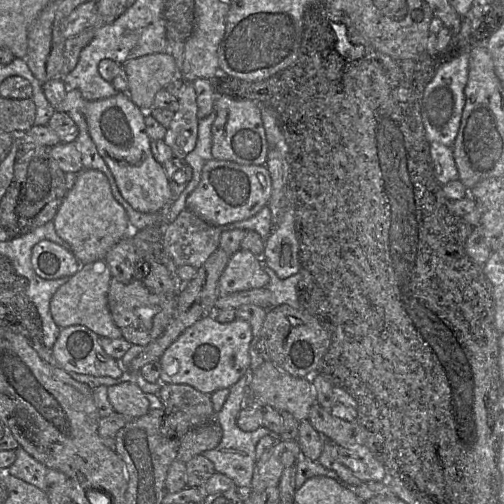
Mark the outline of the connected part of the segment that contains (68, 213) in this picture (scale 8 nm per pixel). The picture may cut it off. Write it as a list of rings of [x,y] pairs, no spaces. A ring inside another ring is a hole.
[[[97,170],[77,174],[74,187],[68,191],[53,223],[58,236],[67,242],[81,264],[105,260],[107,252],[121,239],[131,237],[131,224],[125,209],[114,198],[107,177]]]

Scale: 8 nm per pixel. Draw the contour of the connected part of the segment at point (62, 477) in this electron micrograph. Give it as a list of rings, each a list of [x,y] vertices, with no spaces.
[[[23,448],[15,450],[16,460],[7,469],[7,472],[29,484],[47,491],[53,484],[61,483],[69,479],[67,475],[55,469],[51,469],[37,461]]]

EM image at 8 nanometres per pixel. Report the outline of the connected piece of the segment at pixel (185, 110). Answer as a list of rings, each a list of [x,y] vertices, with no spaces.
[[[184,80],[177,96],[178,110],[164,137],[178,160],[185,160],[196,146],[198,137],[198,106],[193,82]]]

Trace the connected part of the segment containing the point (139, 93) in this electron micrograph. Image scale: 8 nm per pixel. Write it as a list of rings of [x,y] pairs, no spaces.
[[[151,54],[122,65],[128,77],[128,96],[143,112],[153,108],[158,91],[178,78],[175,60],[170,54]]]

